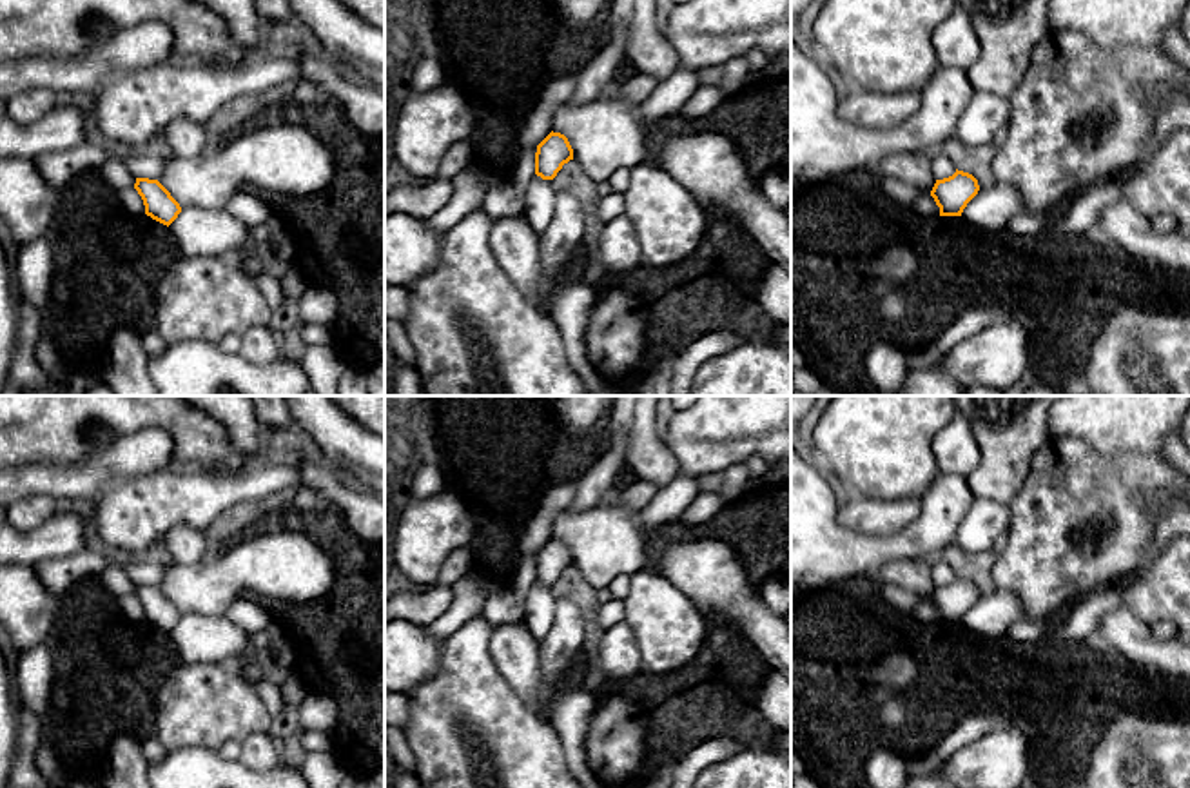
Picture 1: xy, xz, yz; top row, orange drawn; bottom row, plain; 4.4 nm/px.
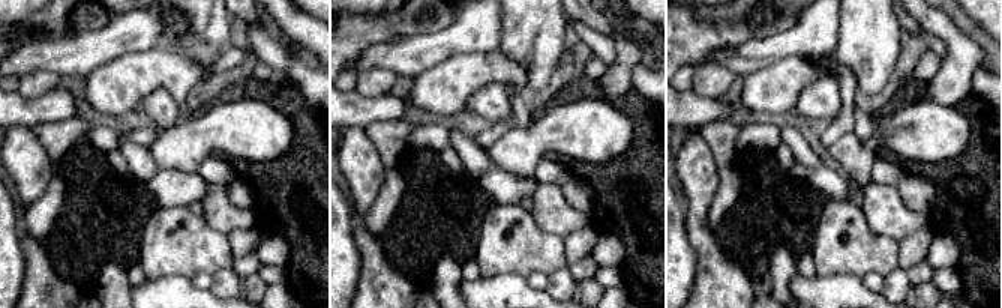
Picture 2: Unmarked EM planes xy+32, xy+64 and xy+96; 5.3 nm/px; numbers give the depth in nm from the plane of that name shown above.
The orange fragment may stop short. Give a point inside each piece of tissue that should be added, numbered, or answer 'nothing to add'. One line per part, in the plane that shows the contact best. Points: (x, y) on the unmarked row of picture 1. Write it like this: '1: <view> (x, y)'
nothing to add

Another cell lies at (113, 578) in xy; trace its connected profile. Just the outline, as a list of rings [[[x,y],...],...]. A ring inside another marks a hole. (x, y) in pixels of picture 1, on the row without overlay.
[[[118,563],[107,566],[96,577],[116,599],[134,596],[136,585]]]

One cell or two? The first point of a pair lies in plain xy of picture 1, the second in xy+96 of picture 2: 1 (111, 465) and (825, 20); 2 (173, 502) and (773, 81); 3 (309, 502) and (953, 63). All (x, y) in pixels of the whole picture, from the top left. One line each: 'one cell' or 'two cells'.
1: one cell
2: one cell
3: two cells

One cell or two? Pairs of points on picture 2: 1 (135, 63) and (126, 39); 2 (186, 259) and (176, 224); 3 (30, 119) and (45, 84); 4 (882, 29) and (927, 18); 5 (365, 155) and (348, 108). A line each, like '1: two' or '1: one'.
1: two
2: one
3: two
4: two
5: two

